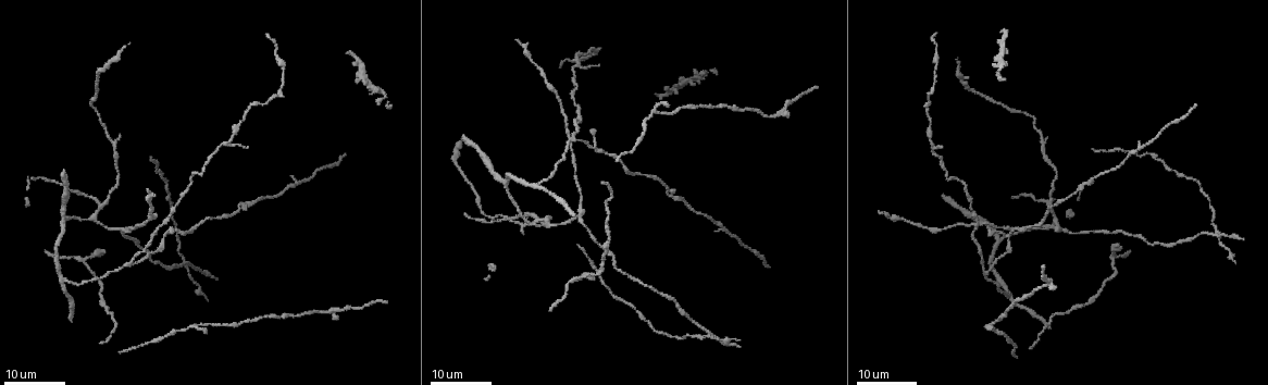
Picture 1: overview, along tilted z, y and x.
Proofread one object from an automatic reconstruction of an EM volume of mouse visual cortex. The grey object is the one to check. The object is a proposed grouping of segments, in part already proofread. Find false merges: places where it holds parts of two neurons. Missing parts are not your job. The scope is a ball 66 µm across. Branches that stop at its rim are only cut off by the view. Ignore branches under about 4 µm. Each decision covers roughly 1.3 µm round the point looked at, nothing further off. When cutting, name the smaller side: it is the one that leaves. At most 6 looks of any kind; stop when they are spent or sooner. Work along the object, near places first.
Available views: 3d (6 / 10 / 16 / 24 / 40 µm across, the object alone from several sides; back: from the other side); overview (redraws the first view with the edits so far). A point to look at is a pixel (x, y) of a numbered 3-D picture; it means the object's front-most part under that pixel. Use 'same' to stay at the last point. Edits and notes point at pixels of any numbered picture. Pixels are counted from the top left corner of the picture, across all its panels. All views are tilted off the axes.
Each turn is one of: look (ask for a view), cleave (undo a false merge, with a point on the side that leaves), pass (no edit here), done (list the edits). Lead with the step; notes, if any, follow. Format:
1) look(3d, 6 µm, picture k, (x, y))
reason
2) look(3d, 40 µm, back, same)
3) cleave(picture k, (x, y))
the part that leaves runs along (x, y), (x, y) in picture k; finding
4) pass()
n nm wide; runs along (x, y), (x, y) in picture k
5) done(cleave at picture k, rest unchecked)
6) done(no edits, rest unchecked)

look(3d, 24 µm, picture 1, (131, 262))
three arms meet

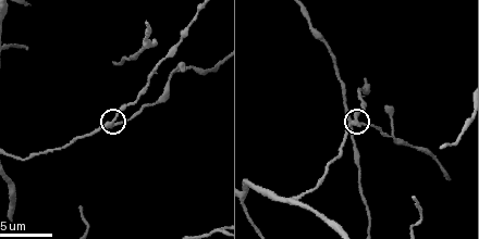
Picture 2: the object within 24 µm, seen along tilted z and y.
look(3d, 10 µm, picture 2, (357, 123))

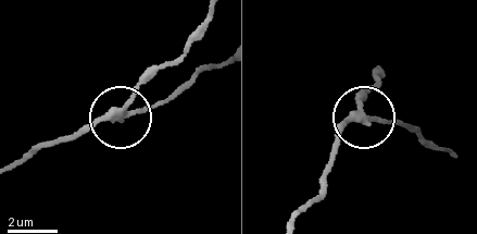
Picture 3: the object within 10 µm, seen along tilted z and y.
pass()
runs along (19, 158), (98, 123), (173, 100) in picture 3; all the same neuron

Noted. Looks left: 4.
look(3d, 24 µm, picture 1, (103, 204))
branch point

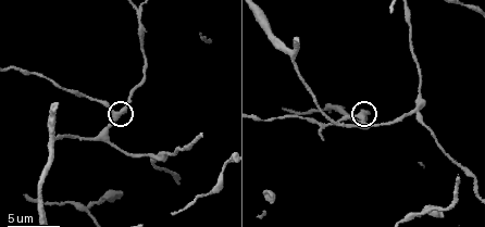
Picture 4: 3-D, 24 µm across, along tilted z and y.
look(3d, 10 µm, picture 4, (118, 112))

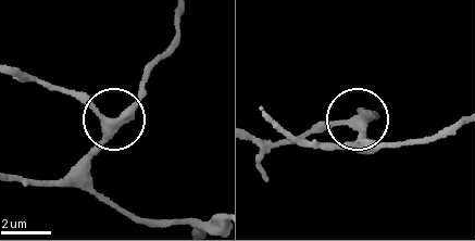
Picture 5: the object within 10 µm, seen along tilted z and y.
pass()
330 nm wide; runs along (13, 179), (54, 181), (104, 126), (105, 119), (66, 90) in picture 5; all the same neuron

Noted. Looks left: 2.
look(3d, 10 µm, picture 4, (83, 210))
side arm on a straight run

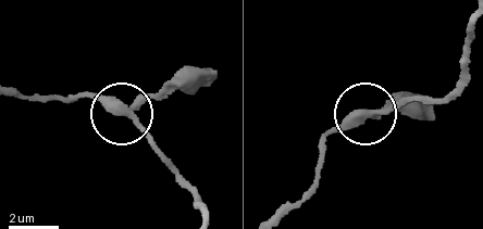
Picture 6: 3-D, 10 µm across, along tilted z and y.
pass()
all the same neuron

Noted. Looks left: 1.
done(no edits, rest unchecked)

